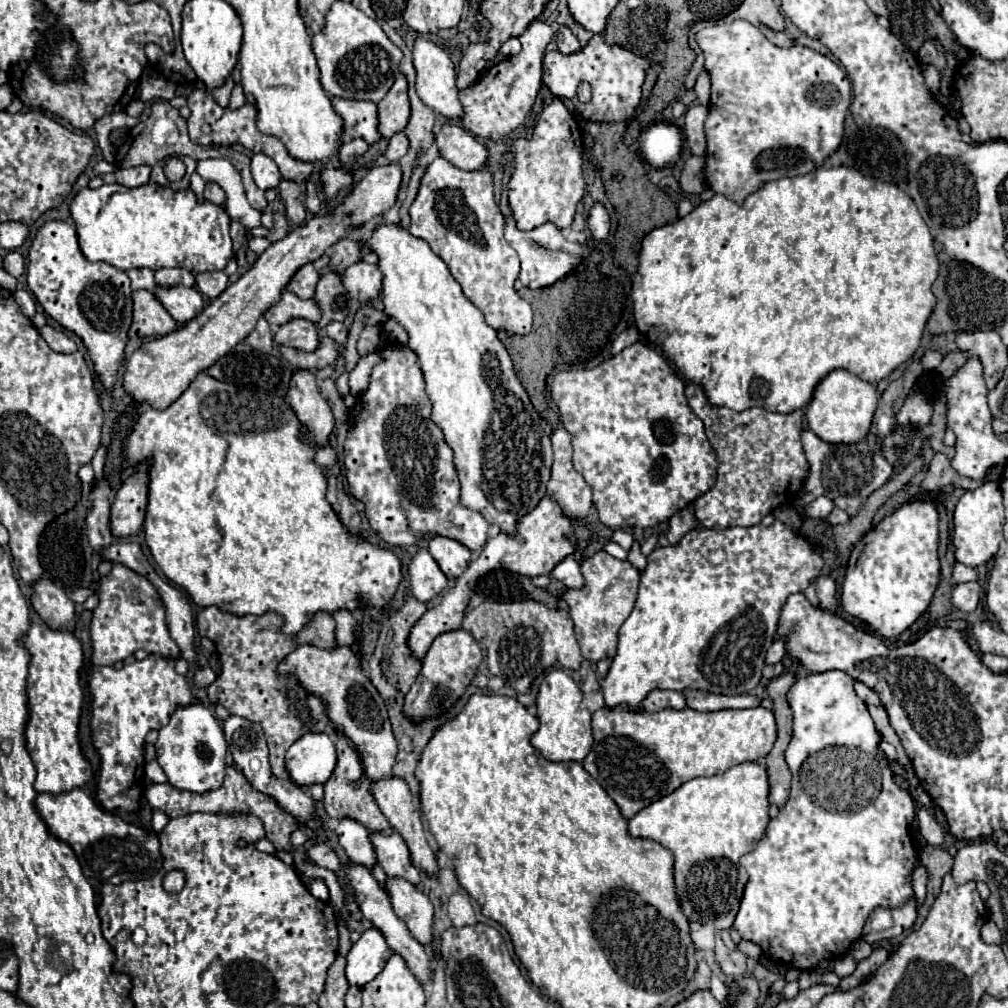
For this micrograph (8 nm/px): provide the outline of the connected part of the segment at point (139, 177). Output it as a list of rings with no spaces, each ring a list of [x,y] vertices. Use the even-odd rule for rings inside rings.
[[[135,166],[135,168],[129,168],[129,170],[123,170],[119,168],[115,172],[115,178],[119,184],[123,186],[129,186],[129,188],[137,188],[137,186],[143,186],[149,182],[151,178],[151,168],[149,166]]]

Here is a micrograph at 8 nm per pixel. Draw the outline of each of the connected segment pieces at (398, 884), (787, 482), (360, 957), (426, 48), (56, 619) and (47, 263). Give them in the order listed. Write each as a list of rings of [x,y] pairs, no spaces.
[[[387,878],[385,880],[387,896],[393,904],[395,914],[407,924],[409,932],[421,942],[429,944],[433,940],[433,904],[415,884],[405,878]]]
[[[687,384],[685,390],[691,410],[703,420],[705,434],[717,452],[717,480],[713,488],[693,502],[695,518],[703,528],[723,530],[729,526],[755,526],[773,508],[789,504],[809,472],[809,464],[799,440],[803,428],[803,410],[773,414],[765,408],[747,408],[735,412],[715,406],[707,400],[701,384]]]
[[[377,928],[363,932],[363,936],[351,946],[347,954],[345,974],[349,984],[363,988],[367,982],[377,978],[377,974],[381,974],[391,954],[393,952],[385,944],[385,938]]]
[[[417,38],[413,44],[413,66],[417,72],[417,94],[419,98],[433,110],[437,110],[445,118],[459,118],[463,114],[463,108],[459,104],[459,90],[455,86],[455,66],[451,58],[431,40]]]
[[[43,578],[33,584],[31,606],[49,628],[55,628],[55,630],[65,628],[65,626],[73,628],[73,618],[75,618],[73,602],[53,582]]]
[[[51,220],[37,230],[29,248],[27,286],[53,320],[83,340],[101,386],[111,388],[131,326],[133,300],[129,276],[111,264],[89,262],[79,250],[75,226],[65,220]]]

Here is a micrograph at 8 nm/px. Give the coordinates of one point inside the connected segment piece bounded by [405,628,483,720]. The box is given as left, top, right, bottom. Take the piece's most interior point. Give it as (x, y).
(453, 659)

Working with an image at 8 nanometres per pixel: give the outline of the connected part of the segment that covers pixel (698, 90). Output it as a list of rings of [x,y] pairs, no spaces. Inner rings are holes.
[[[701,72],[699,76],[697,76],[697,82],[695,82],[695,94],[697,94],[697,102],[699,104],[703,104],[703,106],[707,106],[709,104],[709,88],[711,88],[711,84],[709,84],[709,74],[707,72]]]

